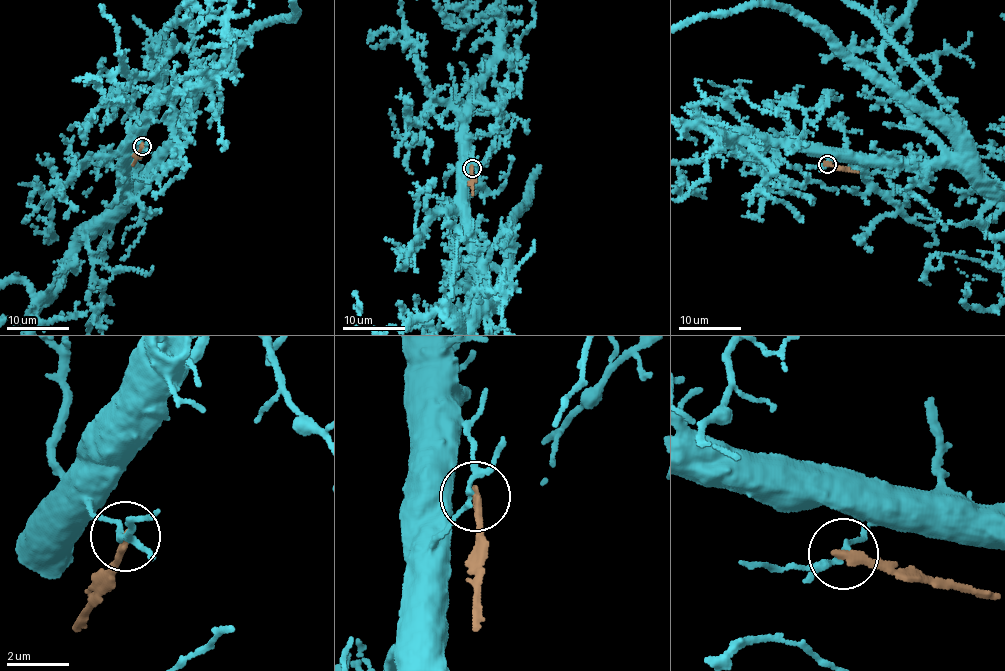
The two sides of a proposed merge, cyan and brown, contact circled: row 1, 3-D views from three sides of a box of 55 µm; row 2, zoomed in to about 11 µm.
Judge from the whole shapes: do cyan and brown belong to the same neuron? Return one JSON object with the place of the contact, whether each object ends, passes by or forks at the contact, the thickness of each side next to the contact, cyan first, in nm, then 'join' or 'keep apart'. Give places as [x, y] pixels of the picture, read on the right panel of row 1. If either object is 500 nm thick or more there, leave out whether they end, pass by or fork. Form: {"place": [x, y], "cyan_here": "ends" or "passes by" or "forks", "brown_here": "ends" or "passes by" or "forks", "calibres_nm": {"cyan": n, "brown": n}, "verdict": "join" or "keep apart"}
{"place": [827, 164], "cyan_here": "forks", "brown_here": "ends", "calibres_nm": {"cyan": 140, "brown": 300}, "verdict": "keep apart"}

